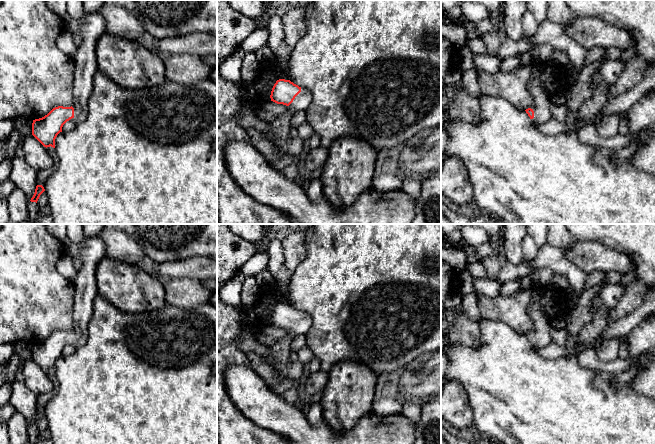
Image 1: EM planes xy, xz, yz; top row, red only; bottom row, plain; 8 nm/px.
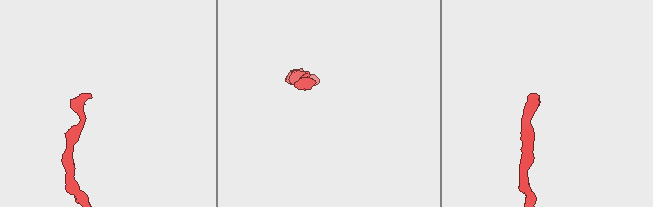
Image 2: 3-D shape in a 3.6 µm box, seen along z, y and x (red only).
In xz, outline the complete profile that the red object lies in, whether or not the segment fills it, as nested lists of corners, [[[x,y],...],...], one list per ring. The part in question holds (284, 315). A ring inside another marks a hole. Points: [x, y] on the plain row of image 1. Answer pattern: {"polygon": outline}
{"polygon": [[[279,303],[272,312],[270,322],[277,328],[291,330],[294,335],[305,335],[312,325],[312,318],[290,304]]]}

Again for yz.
{"polygon": [[[531,278],[530,289],[533,290],[532,298],[528,306],[528,314],[532,318],[534,327],[526,333],[530,343],[536,348],[546,347],[551,341],[550,326],[540,309],[540,293],[538,289],[543,284],[535,278]]]}

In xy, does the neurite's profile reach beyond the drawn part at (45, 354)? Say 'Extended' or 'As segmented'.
Extended

